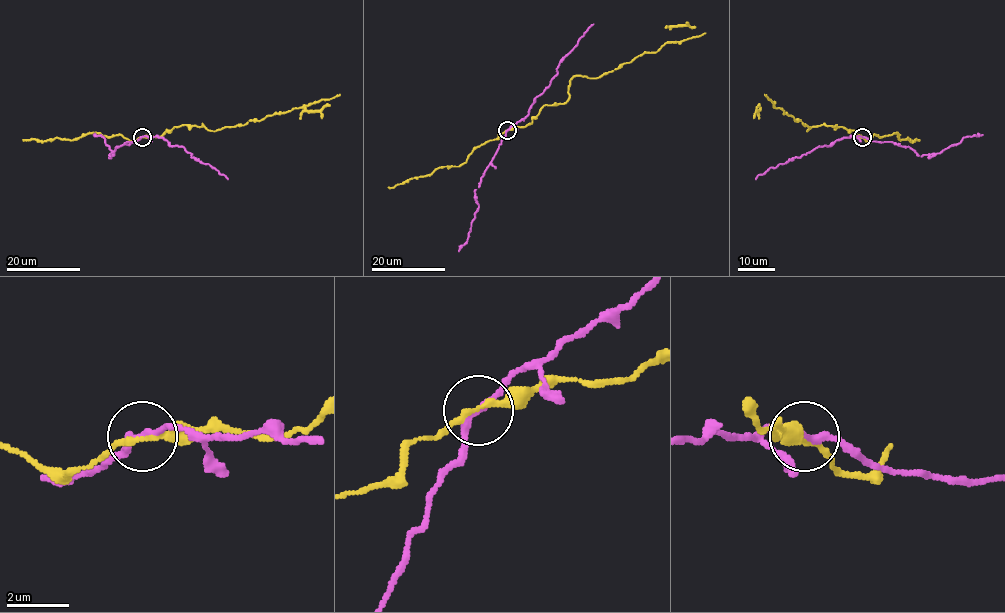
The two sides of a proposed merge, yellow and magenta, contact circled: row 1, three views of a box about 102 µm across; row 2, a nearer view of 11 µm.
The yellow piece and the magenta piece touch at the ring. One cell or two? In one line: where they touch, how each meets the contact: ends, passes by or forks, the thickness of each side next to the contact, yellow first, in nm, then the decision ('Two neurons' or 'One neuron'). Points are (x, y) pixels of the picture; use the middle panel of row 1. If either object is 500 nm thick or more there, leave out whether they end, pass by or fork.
Place: (507, 130). At the ring yellow passes by. At the ring magenta passes by. Thickness 190 nm (yellow) against 200 nm. One neuron

